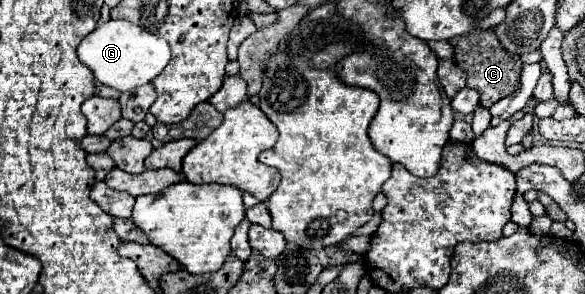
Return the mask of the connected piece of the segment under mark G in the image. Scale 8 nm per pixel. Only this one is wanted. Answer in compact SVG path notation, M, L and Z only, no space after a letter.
M110 20L82 38L78 46L78 58L92 70L96 82L110 86L118 92L126 92L148 84L154 76L162 72L162 68L170 62L170 46L160 36L132 22Z

